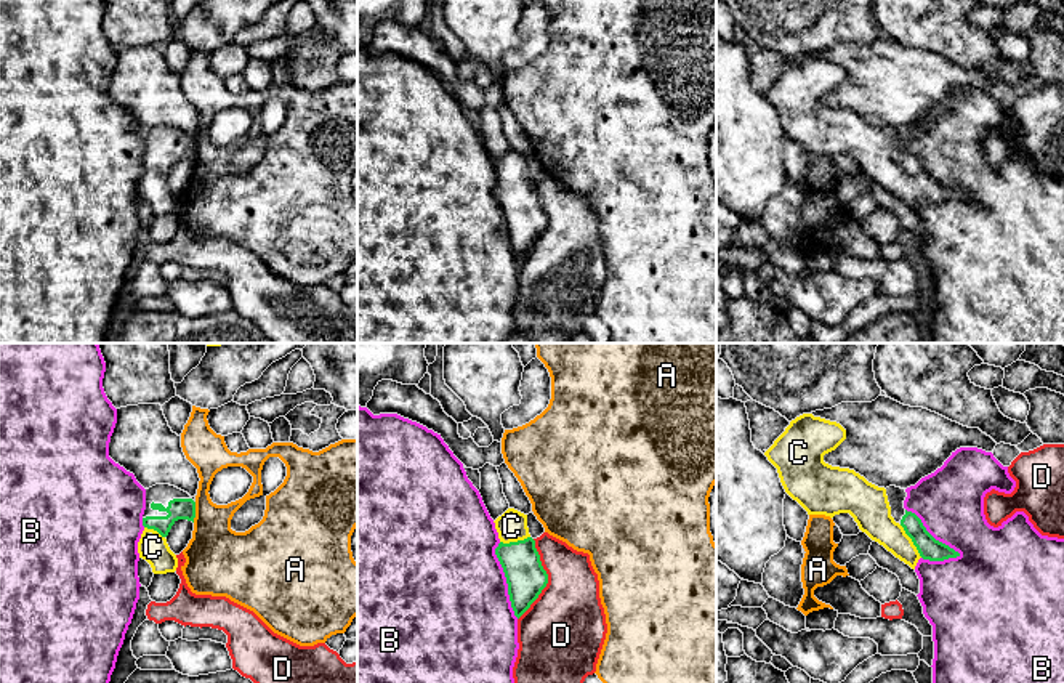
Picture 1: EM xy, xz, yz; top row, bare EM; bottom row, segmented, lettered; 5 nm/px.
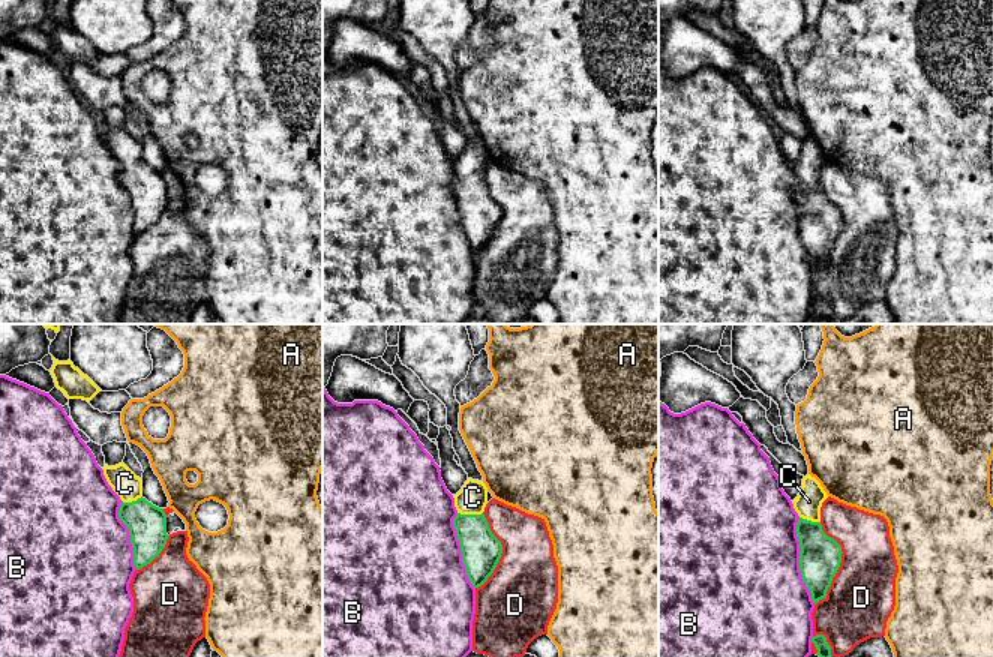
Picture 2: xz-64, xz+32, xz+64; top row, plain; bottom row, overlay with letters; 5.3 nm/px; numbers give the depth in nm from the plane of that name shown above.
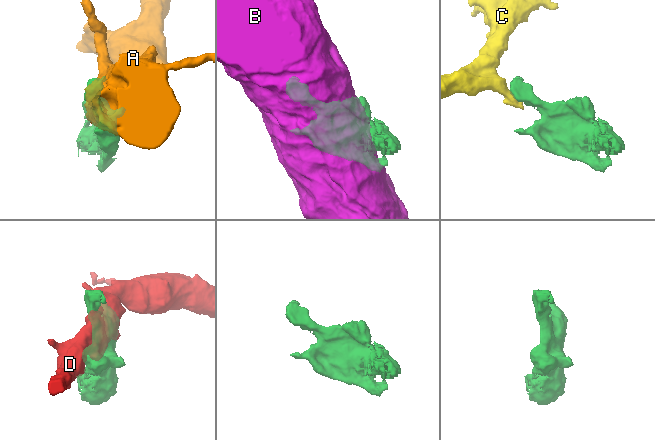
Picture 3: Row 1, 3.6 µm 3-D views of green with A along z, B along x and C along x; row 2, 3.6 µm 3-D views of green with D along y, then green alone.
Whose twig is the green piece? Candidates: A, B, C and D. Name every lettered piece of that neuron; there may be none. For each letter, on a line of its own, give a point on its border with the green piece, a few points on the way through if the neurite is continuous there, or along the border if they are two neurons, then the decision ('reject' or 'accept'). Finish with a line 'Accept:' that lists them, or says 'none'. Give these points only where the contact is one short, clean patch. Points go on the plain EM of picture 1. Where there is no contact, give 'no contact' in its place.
A: contact xy (194, 153); reject
B: contact yz (930, 175); reject
C: contact yz (912, 181); way yz (928, 188), (912, 181), (899, 180), (872, 153); accept
D: contact xz (547, 220); reject
Accept: C

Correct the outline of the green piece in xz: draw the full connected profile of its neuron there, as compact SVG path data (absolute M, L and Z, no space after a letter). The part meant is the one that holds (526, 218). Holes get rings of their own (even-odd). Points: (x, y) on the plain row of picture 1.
M508 149L494 164L500 180L495 196L506 218L511 249L519 260L546 228L548 215L529 175L527 156Z

